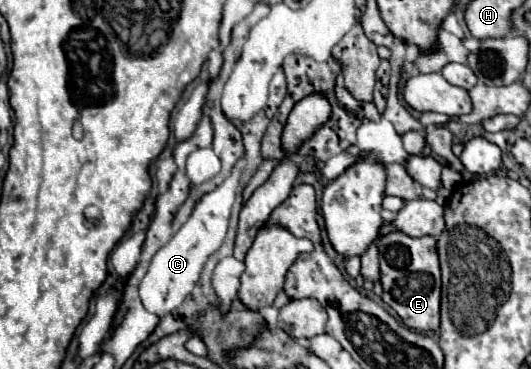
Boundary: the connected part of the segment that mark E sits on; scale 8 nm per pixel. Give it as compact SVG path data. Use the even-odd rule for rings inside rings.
M393 231L389 235L381 235L377 241L379 261L381 261L381 299L401 317L401 321L421 333L439 331L441 315L441 271L439 271L439 255L435 237L409 237L405 233Z

